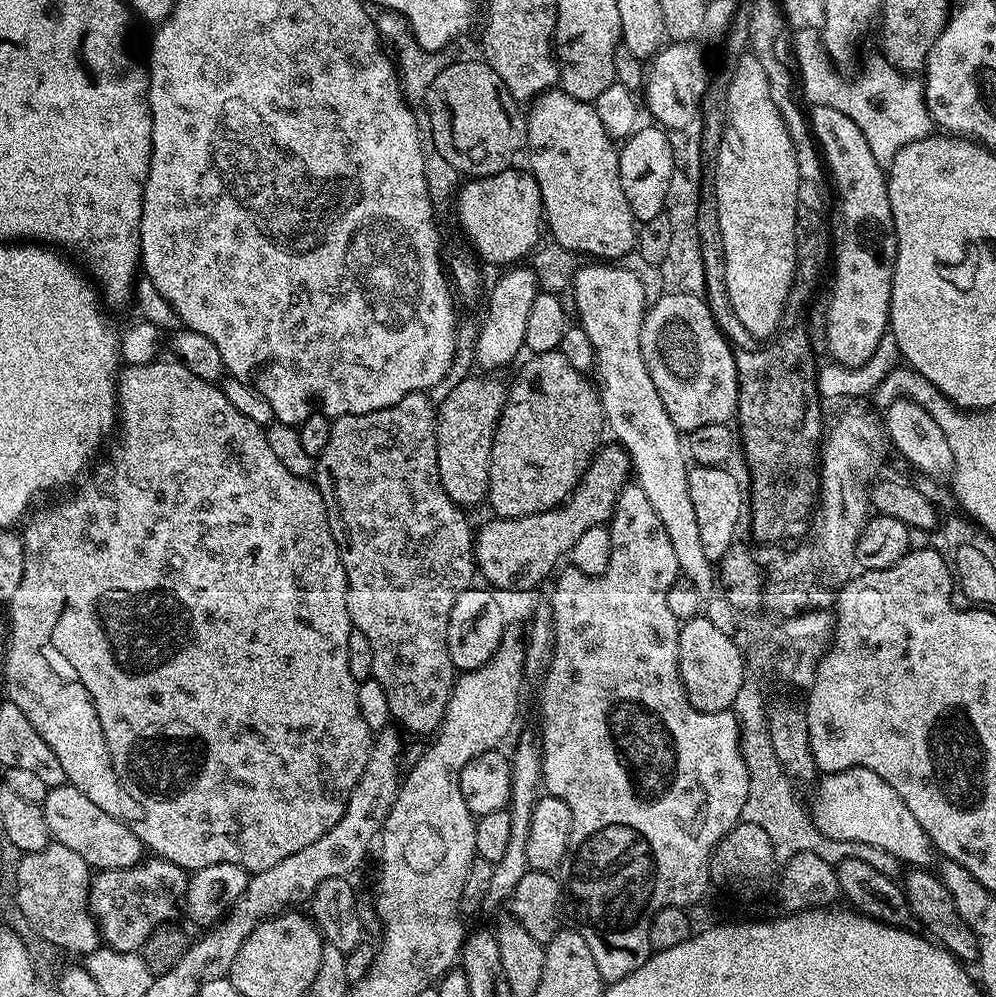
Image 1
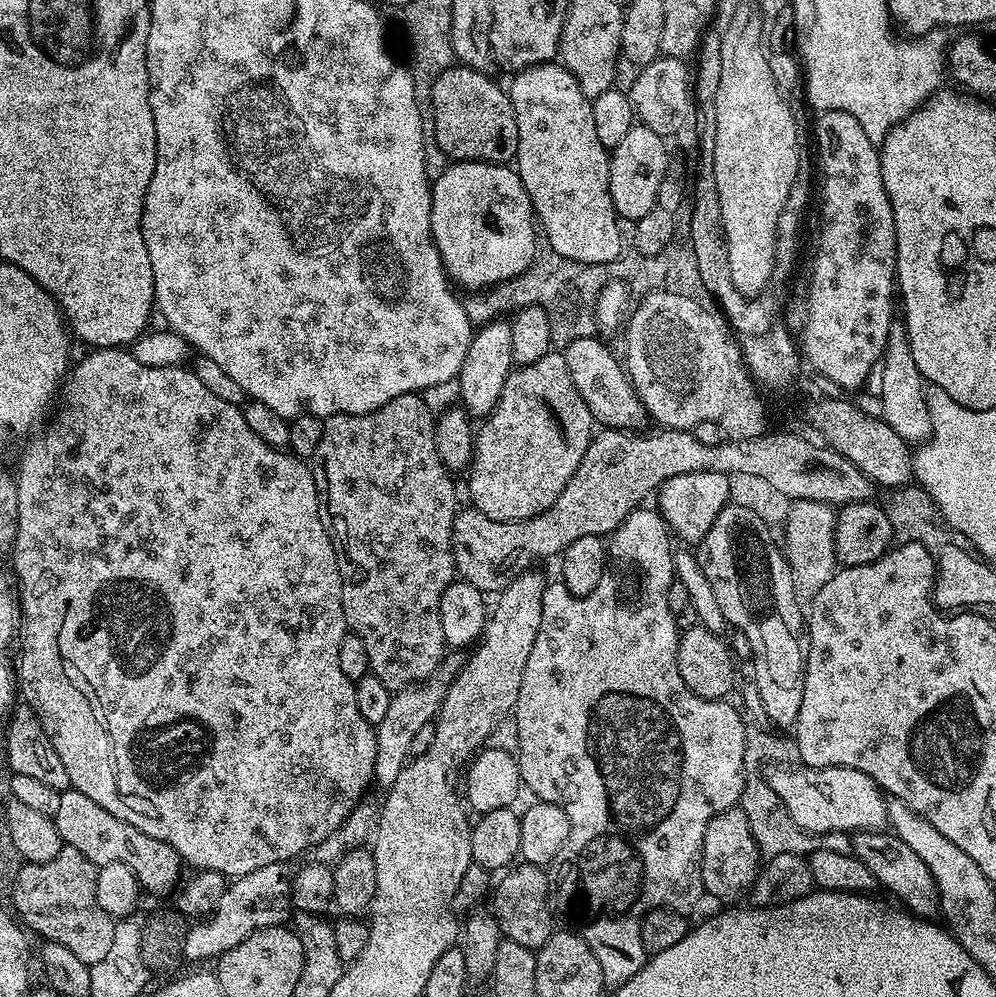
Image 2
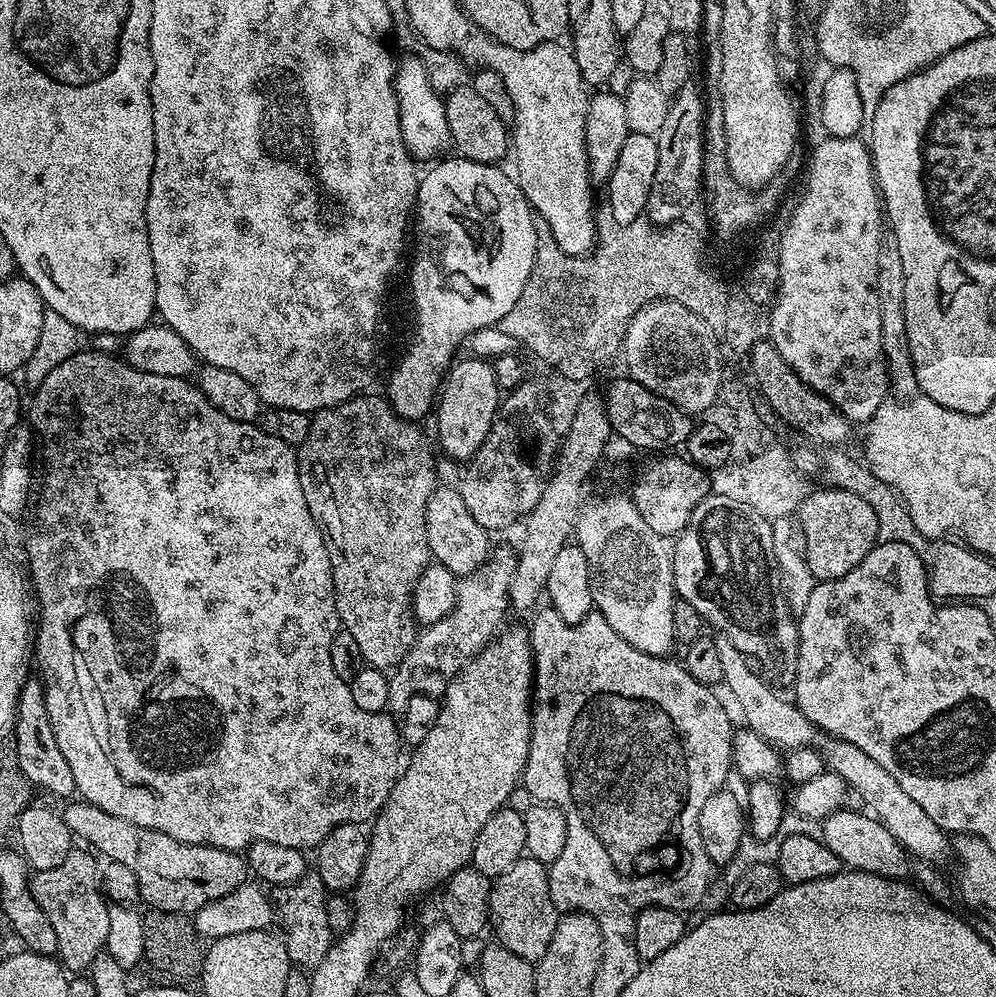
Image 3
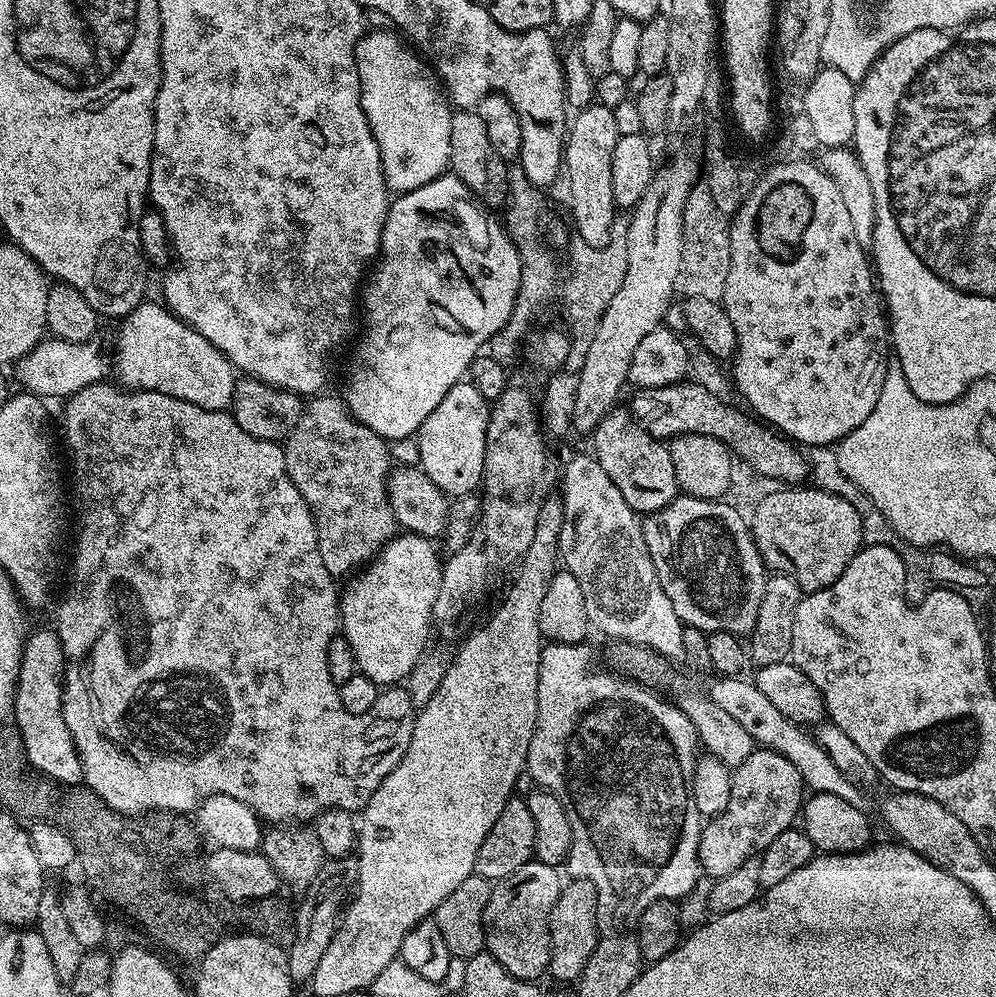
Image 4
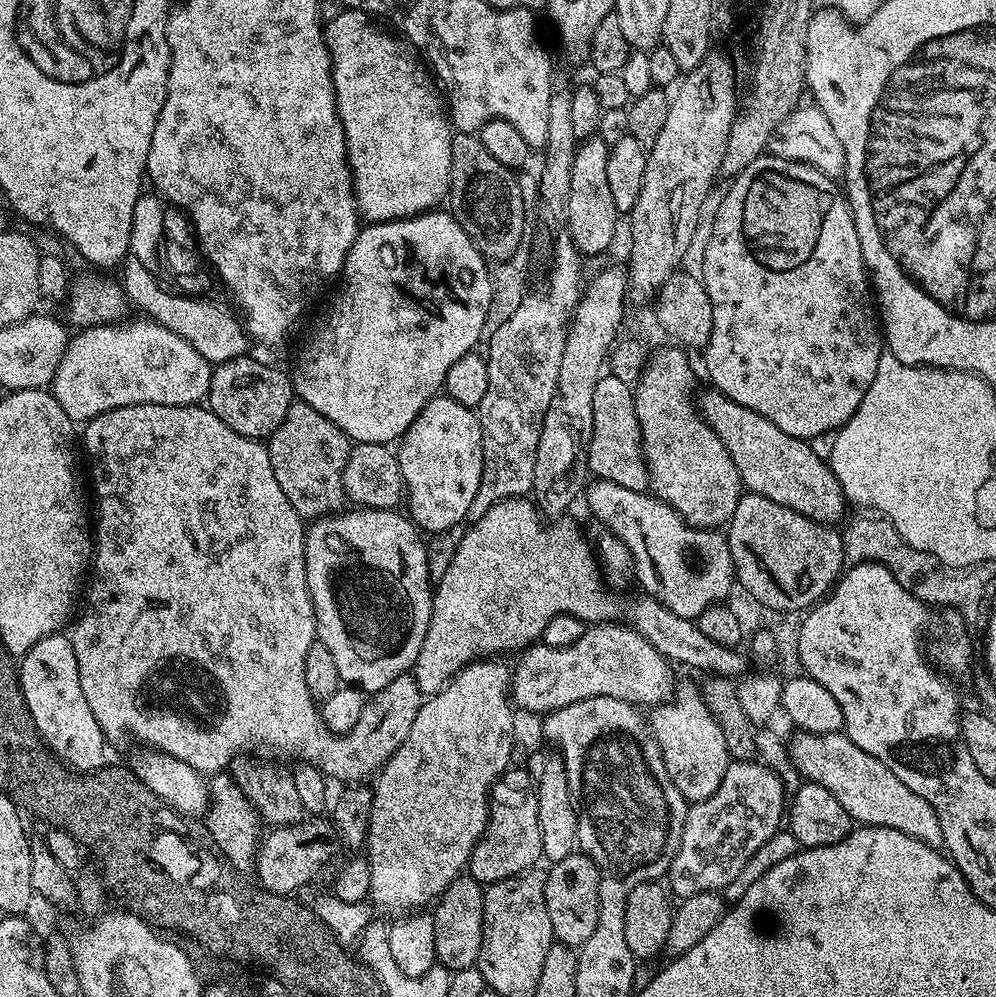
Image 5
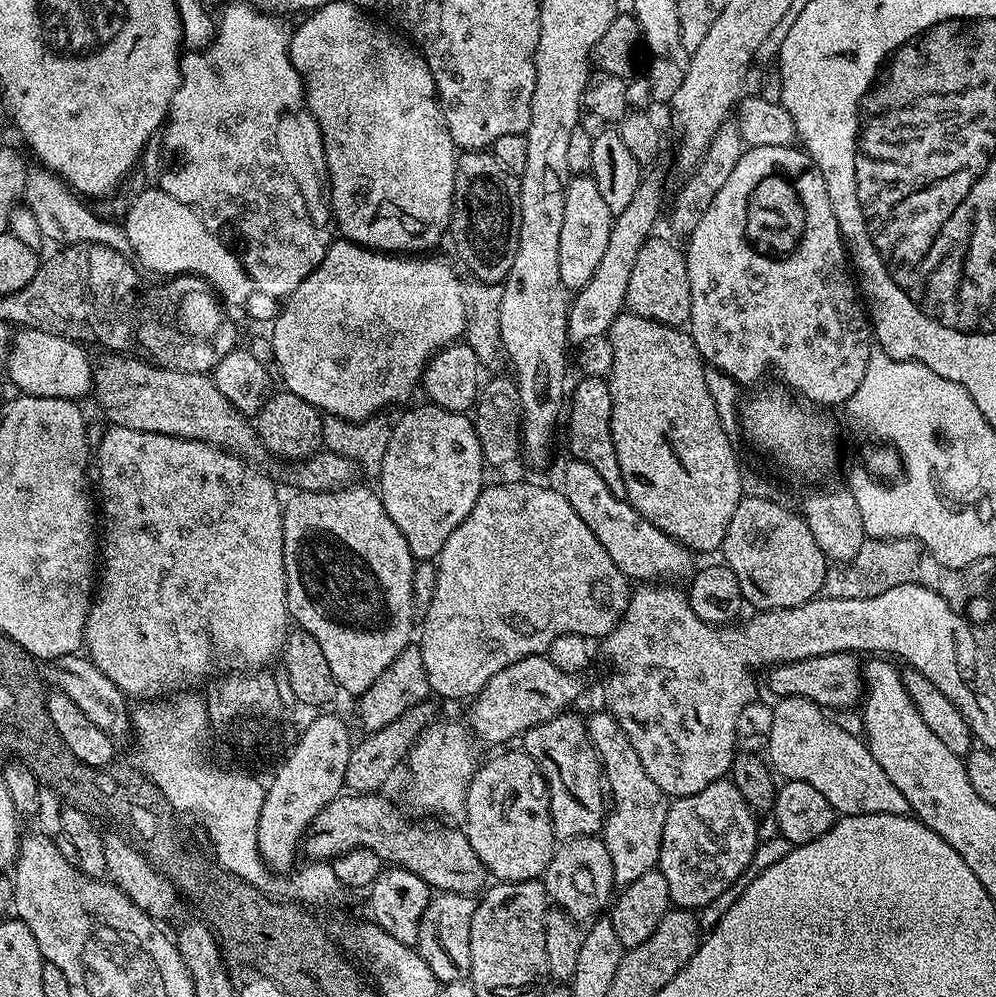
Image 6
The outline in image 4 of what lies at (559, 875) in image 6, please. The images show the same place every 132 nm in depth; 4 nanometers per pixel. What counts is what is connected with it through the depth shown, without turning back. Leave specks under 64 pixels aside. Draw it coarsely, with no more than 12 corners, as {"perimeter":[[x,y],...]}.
{"perimeter":[[565,883],[550,914],[548,972],[579,981],[596,949],[596,891]]}

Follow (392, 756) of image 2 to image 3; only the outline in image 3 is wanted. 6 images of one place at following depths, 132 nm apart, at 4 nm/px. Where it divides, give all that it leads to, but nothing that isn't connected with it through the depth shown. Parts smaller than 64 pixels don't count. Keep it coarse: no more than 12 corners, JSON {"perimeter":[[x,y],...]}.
{"perimeter":[[513,549],[457,583],[454,610],[391,669],[388,708],[443,697],[510,612]]}

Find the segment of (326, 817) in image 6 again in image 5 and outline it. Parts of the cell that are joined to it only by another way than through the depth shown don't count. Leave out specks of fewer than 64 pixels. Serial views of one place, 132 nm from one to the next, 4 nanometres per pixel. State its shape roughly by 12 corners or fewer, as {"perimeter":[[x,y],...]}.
{"perimeter":[[324,818],[273,827],[256,850],[260,887],[292,896],[332,856]]}

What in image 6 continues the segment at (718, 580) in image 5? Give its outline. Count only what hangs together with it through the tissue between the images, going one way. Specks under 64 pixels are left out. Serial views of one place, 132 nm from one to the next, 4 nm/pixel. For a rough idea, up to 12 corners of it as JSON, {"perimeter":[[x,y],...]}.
{"perimeter":[[581,460],[562,491],[632,582],[689,575],[693,553]]}

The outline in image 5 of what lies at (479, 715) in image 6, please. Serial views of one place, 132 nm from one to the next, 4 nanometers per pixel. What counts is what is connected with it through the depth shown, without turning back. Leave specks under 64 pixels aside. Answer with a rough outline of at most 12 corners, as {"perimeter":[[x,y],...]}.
{"perimeter":[[624,622],[519,653],[521,713],[674,696],[673,665]]}

